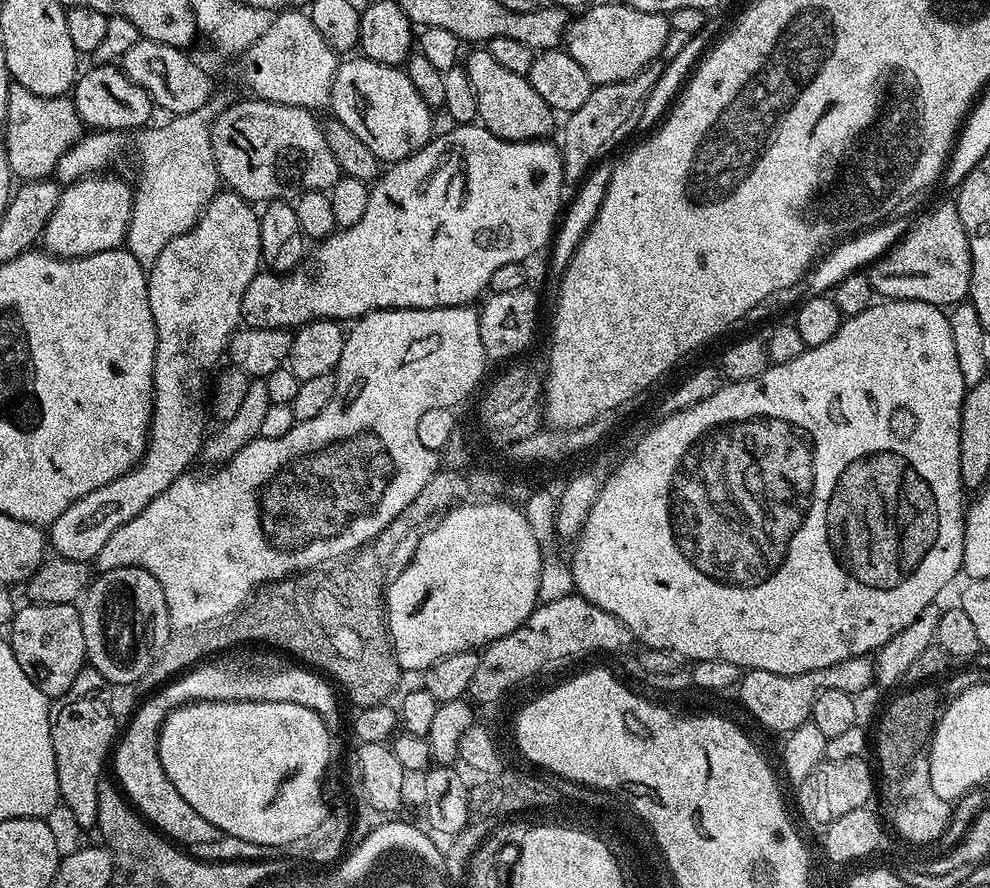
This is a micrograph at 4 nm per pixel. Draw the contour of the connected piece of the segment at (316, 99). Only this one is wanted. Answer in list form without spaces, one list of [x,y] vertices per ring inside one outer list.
[[[281,11],[274,26],[248,49],[252,52],[252,64],[262,66],[262,100],[317,110],[331,101],[338,54],[318,34],[318,26],[314,26],[307,11],[296,11]]]

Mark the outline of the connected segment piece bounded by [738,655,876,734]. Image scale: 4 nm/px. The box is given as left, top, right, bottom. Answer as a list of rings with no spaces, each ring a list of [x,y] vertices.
[[[871,655],[855,656],[846,662],[836,662],[834,666],[826,666],[822,670],[810,670],[806,674],[770,674],[770,670],[747,669],[741,675],[738,685],[740,700],[744,708],[764,728],[772,732],[787,734],[812,718],[814,698],[822,694],[822,690],[846,690],[853,694],[861,694],[876,680],[876,665]]]

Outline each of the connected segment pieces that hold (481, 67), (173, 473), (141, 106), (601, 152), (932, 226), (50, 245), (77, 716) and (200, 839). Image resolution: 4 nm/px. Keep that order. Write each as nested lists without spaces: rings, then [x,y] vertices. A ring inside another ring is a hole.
[[[487,47],[477,48],[480,48],[477,52],[472,52],[469,56],[467,53],[466,67],[470,86],[474,86],[474,98],[478,102],[476,115],[479,123],[490,130],[490,134],[503,140],[542,140],[551,137],[557,117],[552,108],[542,102],[542,98],[538,98],[538,90],[530,86],[528,77],[506,70],[506,66],[501,66]]]
[[[231,190],[217,191],[214,199],[204,207],[204,211],[196,219],[194,225],[189,232],[182,234],[178,238],[174,238],[162,250],[162,254],[158,254],[158,258],[147,269],[148,273],[148,297],[150,298],[150,314],[154,314],[154,322],[156,323],[156,353],[154,354],[154,394],[152,395],[152,424],[148,428],[148,449],[144,452],[144,457],[139,464],[126,474],[122,474],[114,482],[110,482],[106,486],[102,486],[98,490],[94,490],[90,494],[86,494],[86,498],[82,498],[78,502],[74,502],[67,510],[59,516],[59,518],[50,525],[50,548],[57,557],[66,559],[83,560],[85,562],[95,561],[96,556],[102,550],[102,546],[106,546],[106,542],[110,538],[110,534],[114,534],[114,530],[118,530],[126,522],[130,522],[130,518],[134,518],[138,514],[142,514],[142,510],[146,506],[150,506],[150,502],[154,502],[154,498],[158,498],[158,494],[162,494],[162,490],[166,490],[166,486],[170,486],[180,476],[185,475],[189,471],[188,468],[195,462],[196,456],[201,455],[204,441],[206,439],[206,431],[204,432],[204,375],[215,366],[219,360],[225,355],[228,347],[228,338],[241,327],[242,317],[242,298],[246,294],[246,286],[250,286],[250,282],[261,271],[262,261],[260,259],[260,218],[255,208],[249,201],[241,198],[237,192]]]
[[[115,63],[96,64],[89,72],[81,71],[70,93],[70,99],[76,105],[78,114],[85,125],[92,130],[111,130],[127,133],[131,130],[140,130],[149,123],[154,113],[152,99],[142,86],[135,84],[123,68]]]
[[[657,58],[651,60],[638,74],[634,74],[634,78],[595,85],[590,98],[586,98],[586,102],[582,102],[578,110],[567,113],[565,120],[568,121],[564,124],[564,133],[558,139],[560,156],[564,160],[565,181],[583,181],[632,131],[639,129],[640,112],[652,87],[662,77],[665,65],[663,59]]]
[[[955,203],[932,208],[916,225],[907,229],[903,239],[889,248],[867,269],[871,291],[890,300],[917,300],[937,306],[967,301],[972,291],[970,242]]]
[[[108,175],[85,176],[61,191],[58,206],[44,226],[43,251],[66,260],[77,260],[90,254],[109,252],[125,243],[134,192],[118,177]]]
[[[86,666],[78,674],[78,678],[74,678],[74,682],[70,686],[70,690],[66,690],[66,694],[55,697],[51,701],[48,713],[50,714],[50,742],[54,742],[54,762],[56,763],[56,773],[58,774],[58,790],[60,791],[60,798],[63,807],[68,807],[72,811],[72,816],[84,828],[92,828],[96,822],[96,815],[98,814],[98,786],[100,780],[105,779],[106,772],[104,772],[104,764],[109,763],[110,753],[113,751],[114,745],[118,740],[118,728],[116,732],[116,716],[112,713],[112,692],[114,692],[113,685],[108,683],[105,676],[100,673],[97,668]]]
[[[155,691],[147,698],[152,704],[144,700],[139,705],[140,709],[133,714],[128,729],[125,732],[123,729],[115,745],[114,755],[110,760],[111,767],[116,767],[115,783],[122,789],[136,811],[169,840],[180,846],[212,844],[218,839],[216,827],[206,822],[206,818],[202,818],[202,814],[198,814],[198,810],[194,810],[194,806],[190,806],[190,802],[186,802],[186,798],[178,794],[174,782],[170,782],[170,778],[166,778],[162,770],[159,750],[160,727],[164,725],[164,719],[176,709],[174,702],[170,702],[170,696],[159,696]]]

